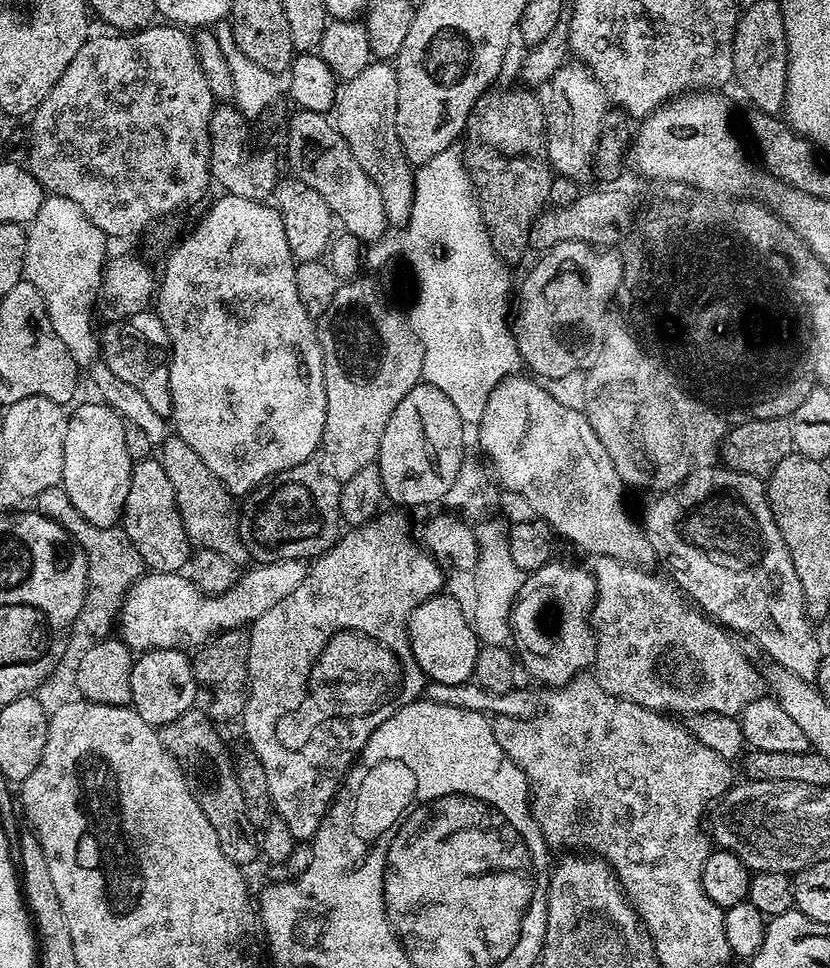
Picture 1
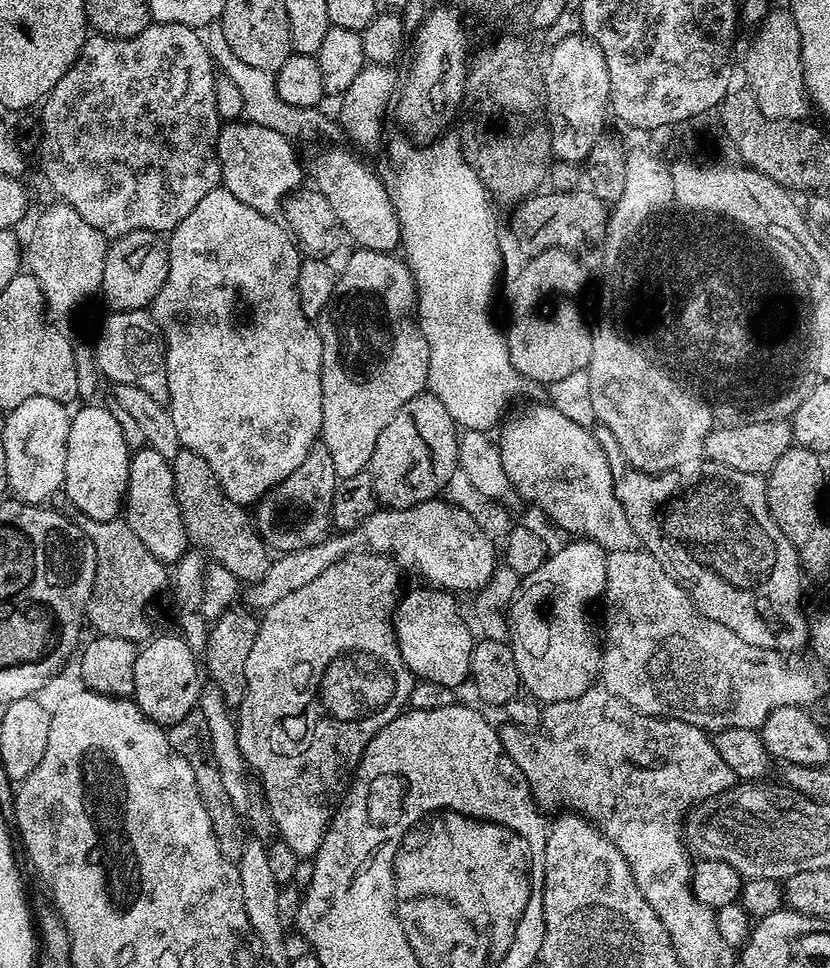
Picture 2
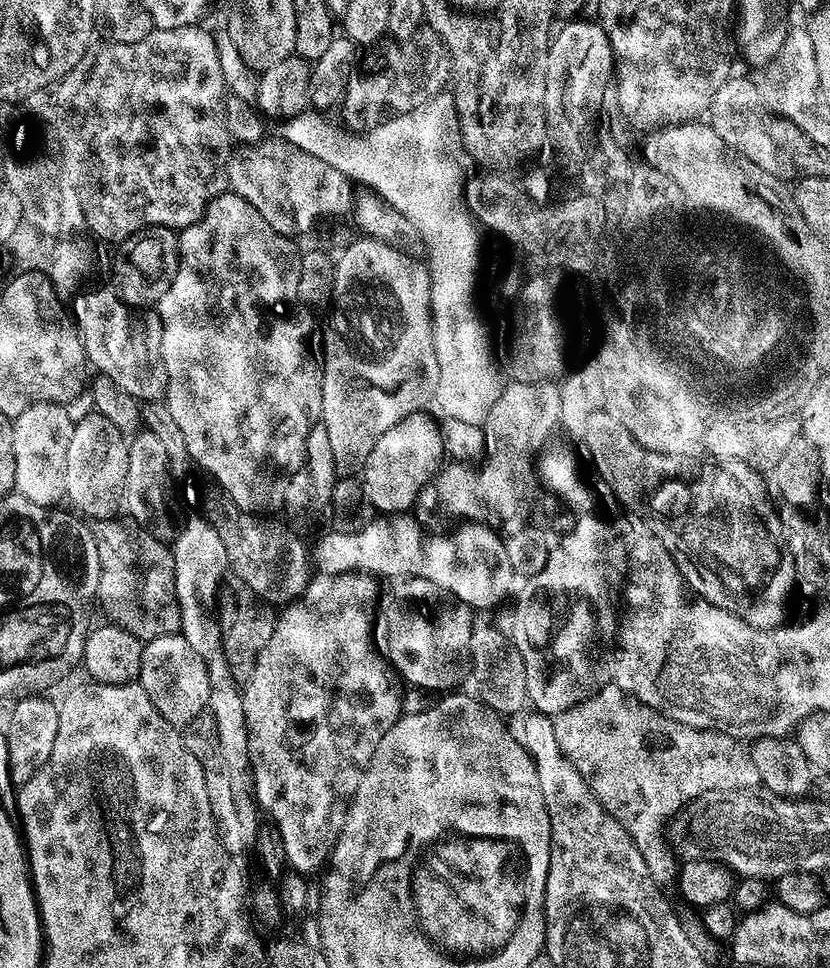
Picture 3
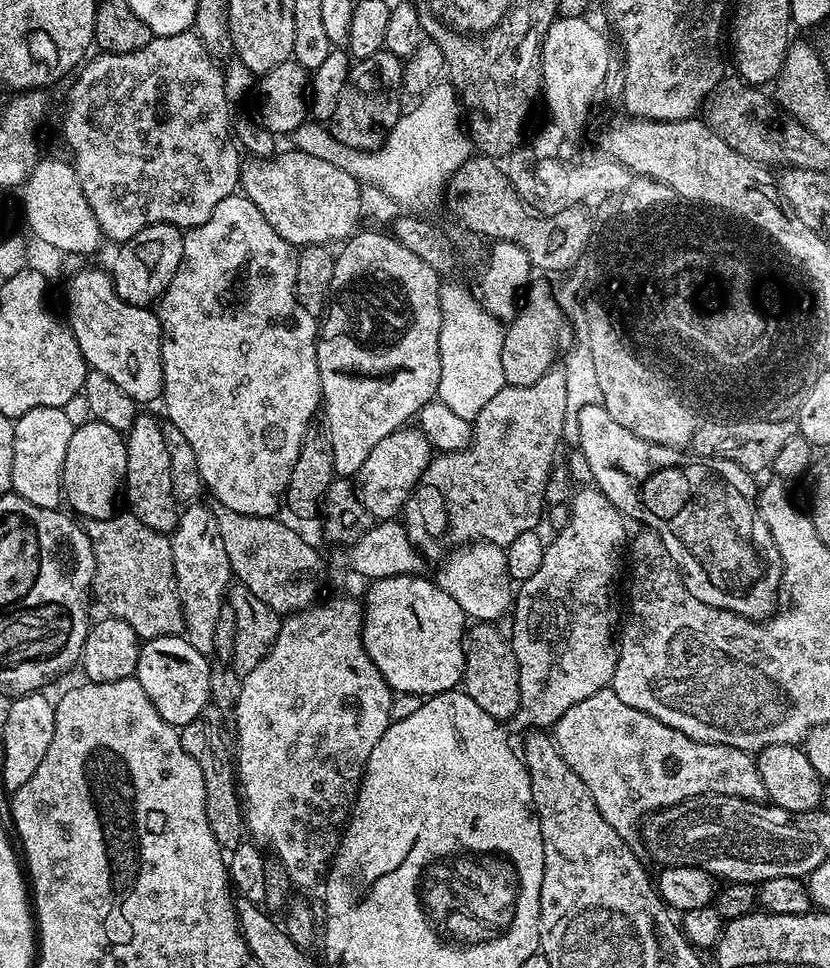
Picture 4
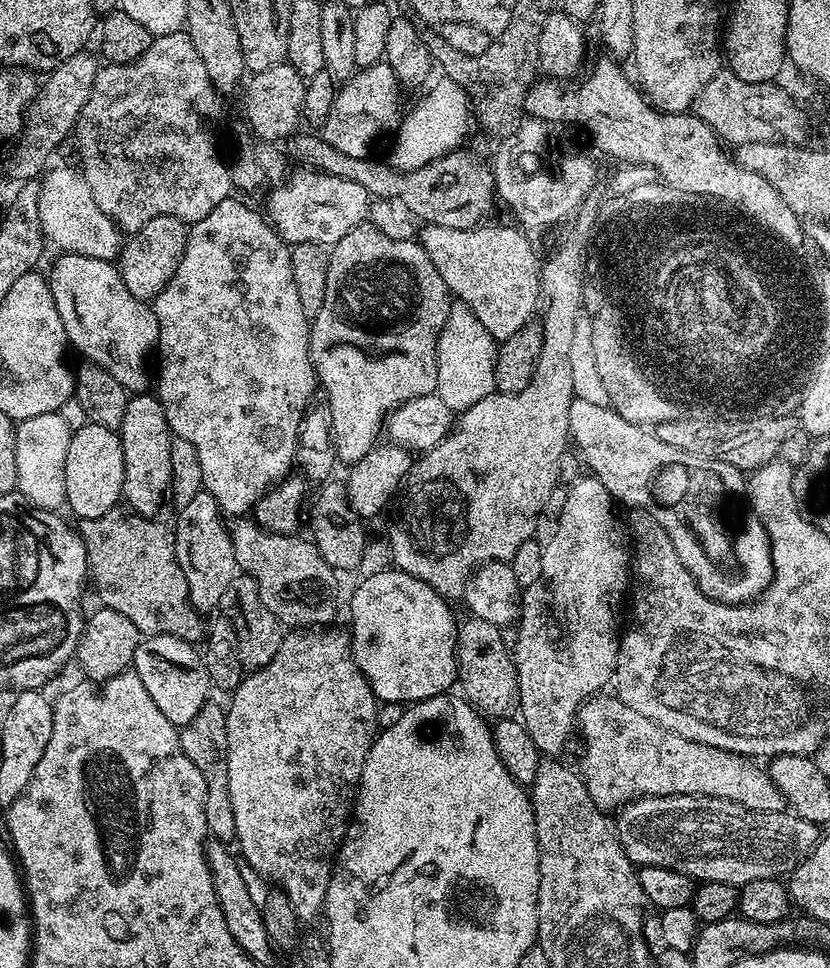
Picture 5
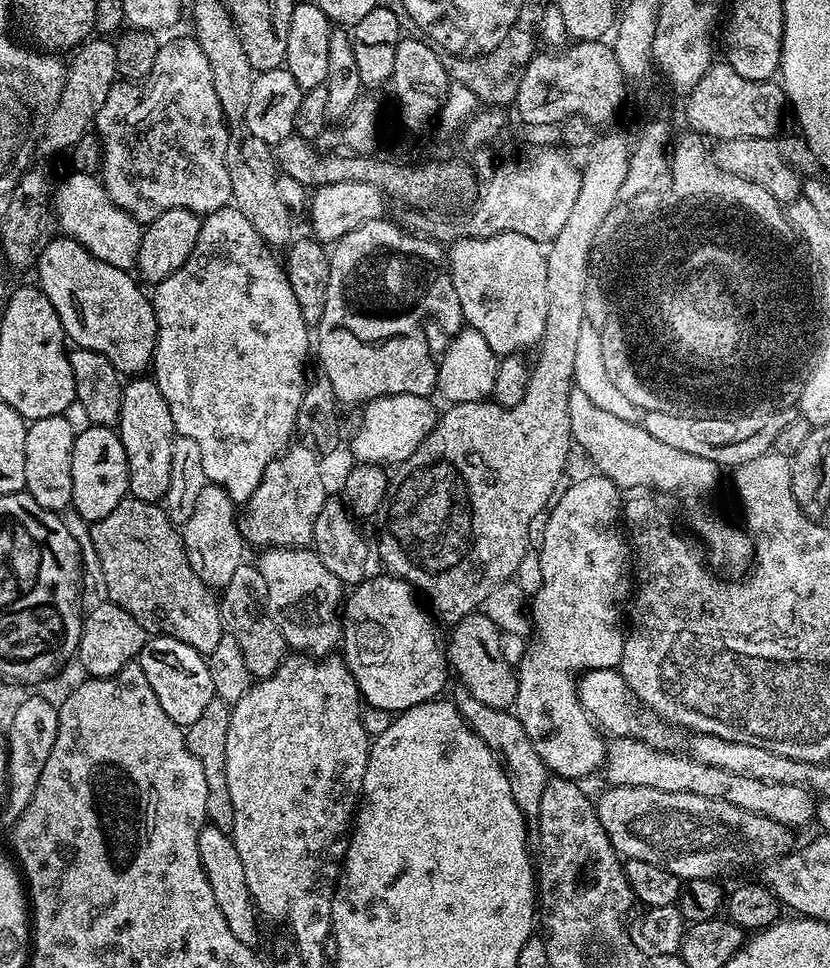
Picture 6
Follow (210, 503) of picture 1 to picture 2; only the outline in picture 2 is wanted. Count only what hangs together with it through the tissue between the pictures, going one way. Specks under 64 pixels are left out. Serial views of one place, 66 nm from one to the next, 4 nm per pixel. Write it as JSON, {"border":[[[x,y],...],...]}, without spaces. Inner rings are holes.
{"border":[[[181,447],[170,463],[174,474],[174,490],[189,541],[203,549],[215,563],[226,566],[226,570],[230,570],[230,574],[240,581],[262,579],[270,563],[270,549],[257,534],[249,509],[225,494],[214,470],[210,470],[202,454],[194,454],[190,449]]]}

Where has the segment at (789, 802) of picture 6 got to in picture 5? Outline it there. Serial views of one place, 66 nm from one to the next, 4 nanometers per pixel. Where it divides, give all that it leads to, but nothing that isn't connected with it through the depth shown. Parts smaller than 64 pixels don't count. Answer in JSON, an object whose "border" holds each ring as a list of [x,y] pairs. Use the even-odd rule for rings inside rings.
{"border":[[[608,694],[588,697],[581,704],[578,713],[578,736],[584,739],[584,753],[580,756],[578,775],[597,808],[616,810],[644,796],[717,796],[741,804],[746,810],[762,814],[785,811],[786,801],[782,790],[774,786],[774,782],[763,767],[751,764],[746,757],[739,756],[736,752],[727,752],[726,749],[715,748],[712,744],[699,744],[688,736],[667,732],[652,721],[651,715],[636,712],[630,706],[623,704],[619,696],[604,695]]]}

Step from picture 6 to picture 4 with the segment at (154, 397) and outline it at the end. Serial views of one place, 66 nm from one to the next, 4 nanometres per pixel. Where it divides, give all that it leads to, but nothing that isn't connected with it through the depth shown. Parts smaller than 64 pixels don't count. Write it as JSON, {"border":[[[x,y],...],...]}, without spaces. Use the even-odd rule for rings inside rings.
{"border":[[[137,415],[136,421],[126,433],[126,474],[122,485],[123,495],[128,495],[127,511],[136,516],[150,530],[171,533],[178,519],[177,509],[171,490],[171,470],[169,451],[163,438],[161,421],[152,416]]]}

